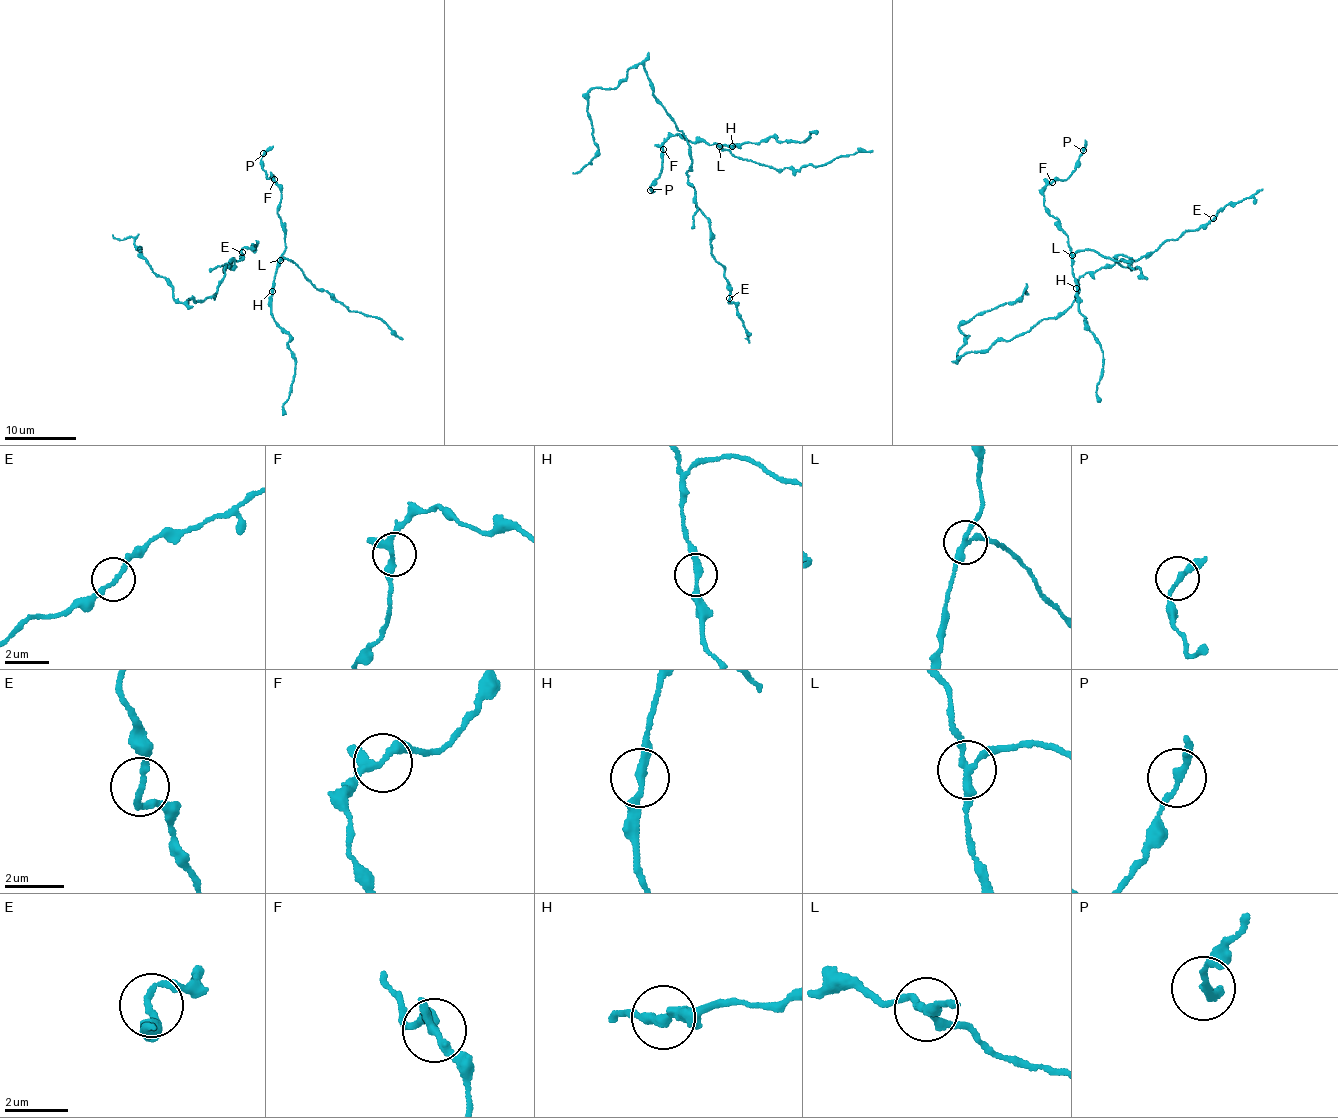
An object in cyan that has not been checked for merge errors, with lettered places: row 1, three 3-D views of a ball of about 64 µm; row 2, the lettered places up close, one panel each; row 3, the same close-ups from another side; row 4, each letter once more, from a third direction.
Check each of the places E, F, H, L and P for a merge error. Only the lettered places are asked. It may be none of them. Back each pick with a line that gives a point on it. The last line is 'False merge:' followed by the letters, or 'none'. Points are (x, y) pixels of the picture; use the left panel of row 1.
L: place (280, 260)
False merge: L

